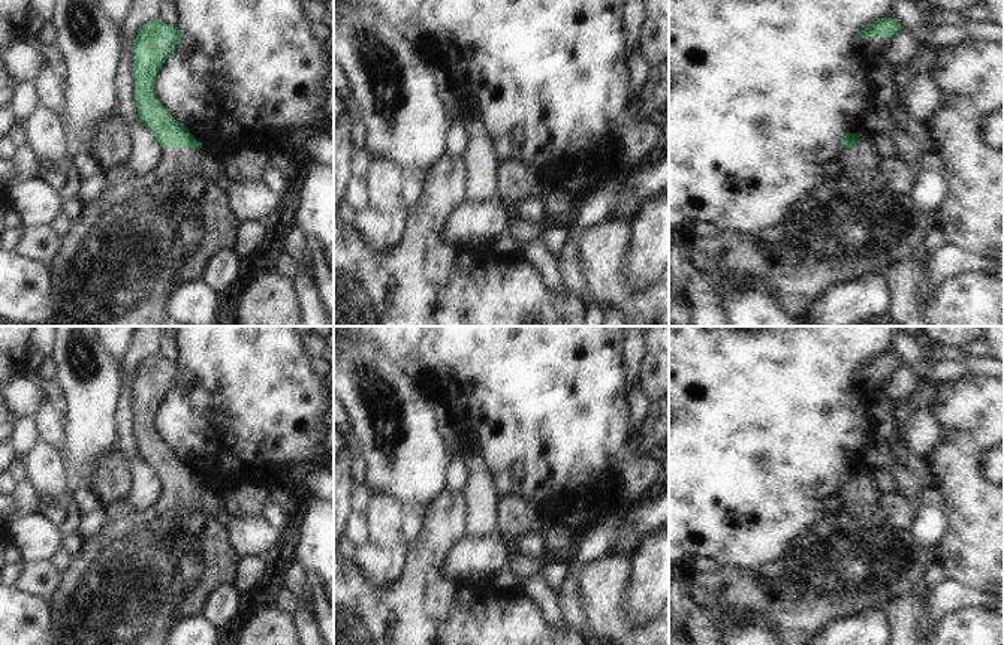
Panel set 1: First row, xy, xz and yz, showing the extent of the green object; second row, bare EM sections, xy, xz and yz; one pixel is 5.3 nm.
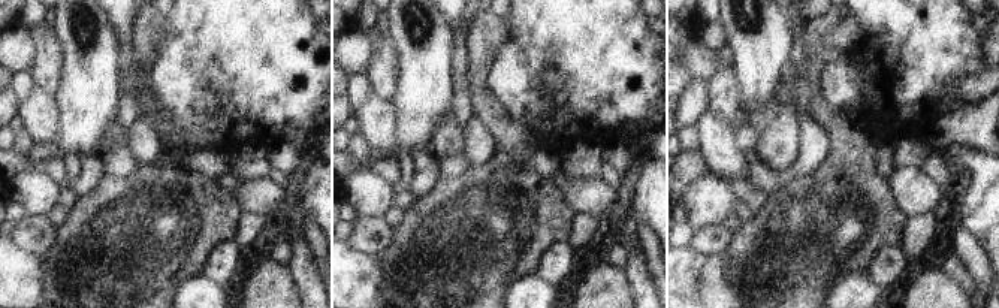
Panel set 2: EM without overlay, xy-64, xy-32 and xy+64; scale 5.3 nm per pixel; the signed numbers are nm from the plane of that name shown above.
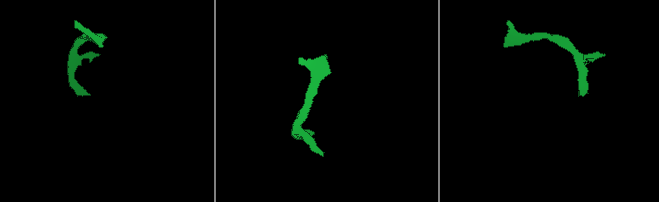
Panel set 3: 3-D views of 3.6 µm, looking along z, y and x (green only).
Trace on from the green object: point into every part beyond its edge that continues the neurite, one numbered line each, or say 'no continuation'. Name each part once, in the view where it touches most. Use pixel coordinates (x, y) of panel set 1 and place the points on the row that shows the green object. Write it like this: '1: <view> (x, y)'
1: xy (141, 238).

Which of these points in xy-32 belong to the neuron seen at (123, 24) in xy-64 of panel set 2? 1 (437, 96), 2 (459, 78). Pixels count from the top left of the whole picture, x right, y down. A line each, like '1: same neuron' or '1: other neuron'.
1: other neuron
2: same neuron

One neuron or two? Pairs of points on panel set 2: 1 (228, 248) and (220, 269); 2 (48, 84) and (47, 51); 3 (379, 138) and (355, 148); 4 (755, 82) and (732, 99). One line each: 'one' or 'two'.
1: one
2: one
3: two
4: two

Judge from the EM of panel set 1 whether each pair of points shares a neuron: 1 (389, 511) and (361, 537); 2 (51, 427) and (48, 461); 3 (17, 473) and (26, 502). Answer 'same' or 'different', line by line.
1: different
2: different
3: same

